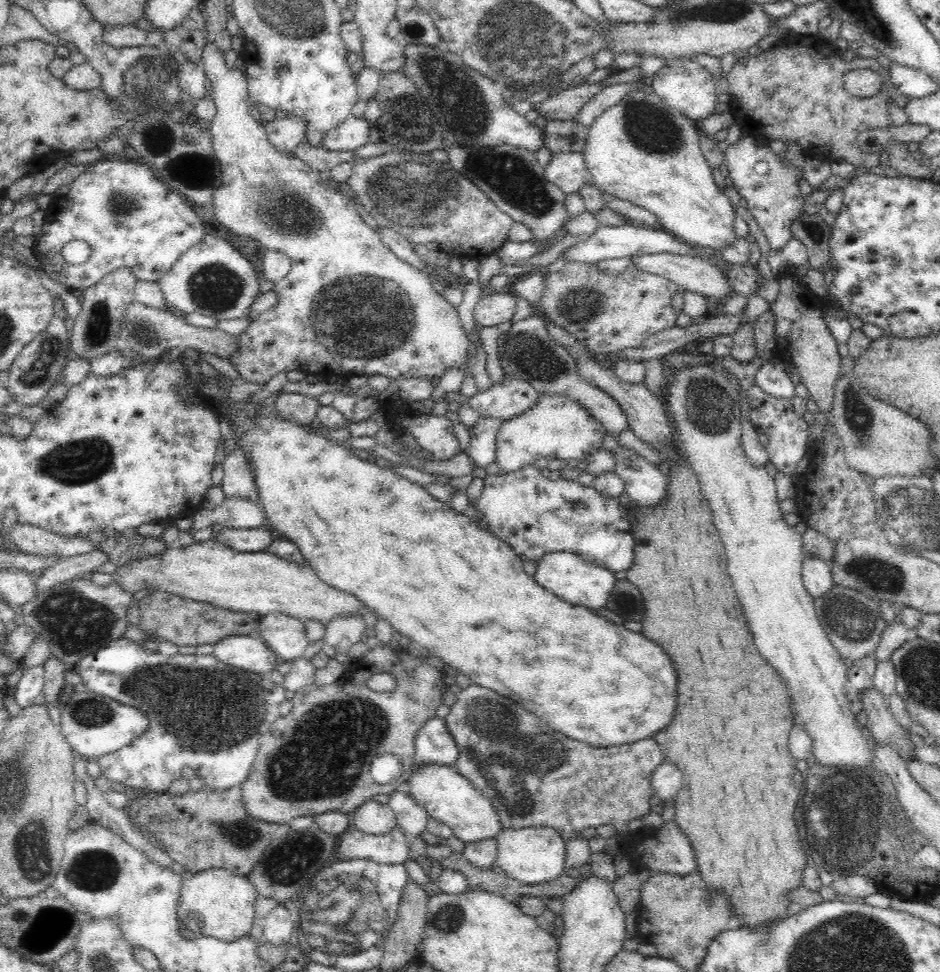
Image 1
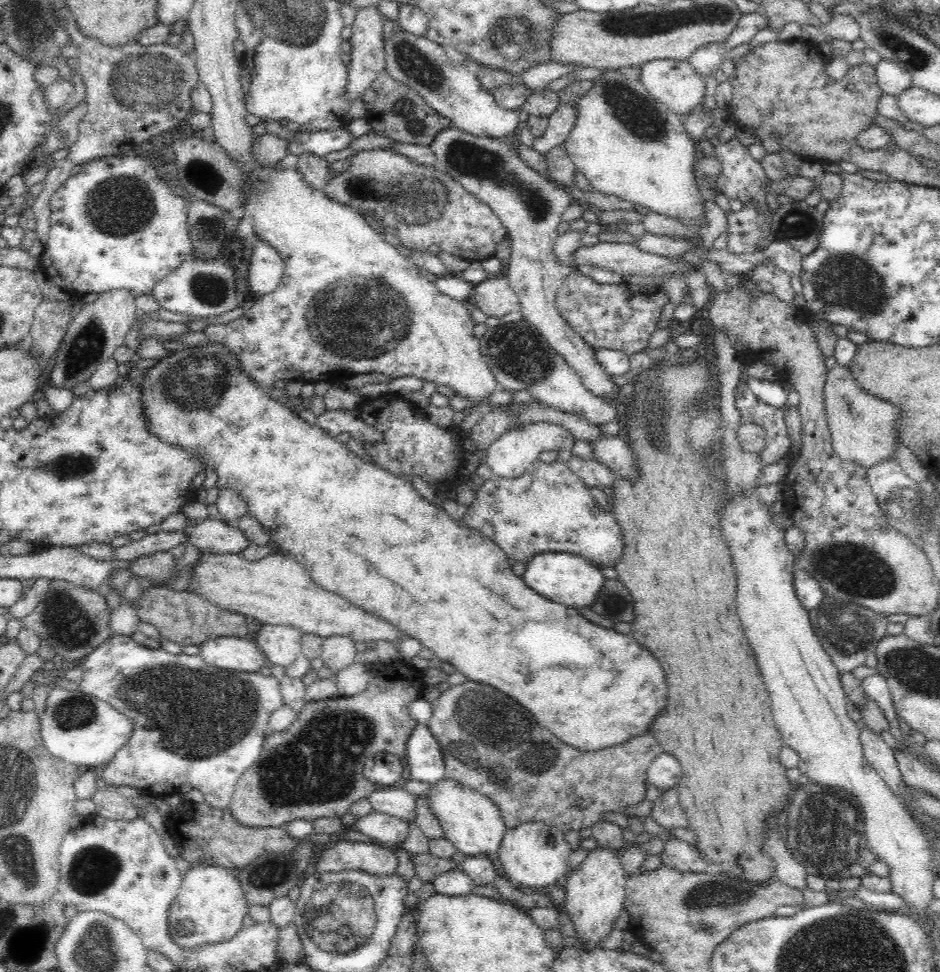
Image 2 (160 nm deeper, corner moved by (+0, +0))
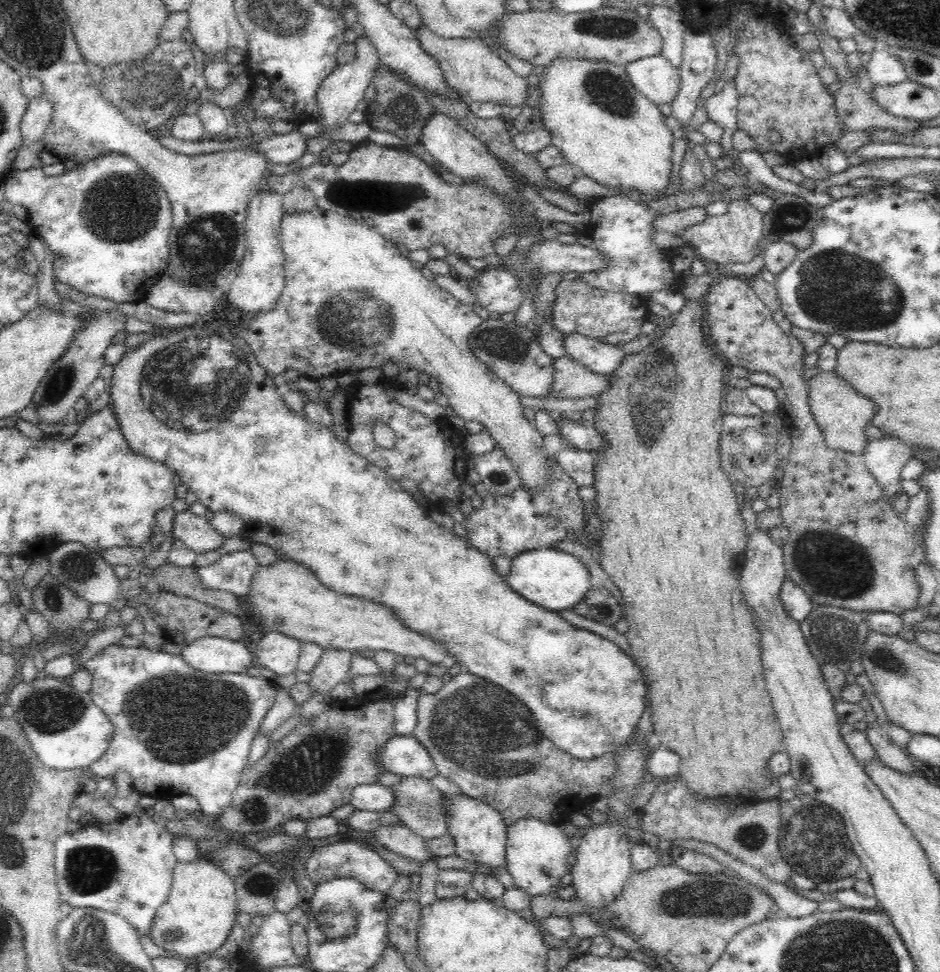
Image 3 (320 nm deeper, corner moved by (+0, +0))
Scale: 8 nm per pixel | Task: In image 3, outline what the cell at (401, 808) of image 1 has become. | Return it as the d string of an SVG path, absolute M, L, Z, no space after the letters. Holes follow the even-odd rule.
M378 783L362 784L352 787L349 803L358 810L388 811L394 804L394 795Z

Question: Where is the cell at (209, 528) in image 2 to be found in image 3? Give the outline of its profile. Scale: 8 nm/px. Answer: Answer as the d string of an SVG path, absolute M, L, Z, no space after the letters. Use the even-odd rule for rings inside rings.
M192 509L174 512L170 529L173 540L183 542L197 553L216 550L226 540L226 537L218 534L206 517L196 515Z

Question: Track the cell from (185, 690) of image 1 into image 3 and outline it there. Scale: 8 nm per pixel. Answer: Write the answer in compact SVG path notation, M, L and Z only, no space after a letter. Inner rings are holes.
M117 643L110 644L110 646L99 650L90 660L86 661L85 669L88 670L93 678L92 687L88 692L91 699L96 706L100 707L100 711L106 715L106 719L114 725L114 732L112 732L110 736L108 748L106 748L104 754L100 756L99 762L96 762L90 768L92 773L97 777L102 775L113 777L114 771L126 771L126 773L130 774L132 777L135 790L146 795L151 795L156 799L192 795L198 800L201 806L201 816L213 819L214 816L222 814L232 802L236 787L239 785L241 772L246 767L246 758L248 758L253 738L256 736L256 732L258 732L258 726L260 726L262 718L264 718L264 715L268 712L268 708L270 708L276 700L277 690L276 687L274 687L273 679L266 679L266 677L262 676L252 677L246 674L208 674L190 667L178 654L171 654L170 652L158 650L150 651L145 647L124 648L124 646L118 646Z

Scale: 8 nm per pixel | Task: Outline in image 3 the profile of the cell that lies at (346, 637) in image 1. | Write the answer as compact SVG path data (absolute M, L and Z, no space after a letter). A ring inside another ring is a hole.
M328 649L323 651L318 664L310 673L309 685L314 692L329 695L332 689L346 678L352 653L348 650Z

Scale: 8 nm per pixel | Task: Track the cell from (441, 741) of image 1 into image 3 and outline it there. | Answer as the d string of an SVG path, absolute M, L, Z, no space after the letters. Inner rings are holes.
M396 735L388 738L374 752L374 761L382 772L401 776L421 776L431 779L438 774L426 748L420 745L412 735Z

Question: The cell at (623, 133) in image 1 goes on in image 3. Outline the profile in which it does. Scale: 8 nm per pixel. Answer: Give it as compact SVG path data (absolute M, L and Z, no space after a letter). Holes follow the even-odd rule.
M554 58L550 64L544 66L544 72L540 74L538 86L540 92L538 109L542 115L542 126L546 127L550 133L550 144L554 145L564 156L567 163L575 169L582 171L586 176L597 180L600 184L610 188L632 188L642 194L654 194L665 190L668 180L670 180L670 157L672 156L672 131L664 123L664 115L660 113L658 106L648 100L646 96L638 92L630 83L626 69L623 66L607 62L606 60L589 60L589 58Z

